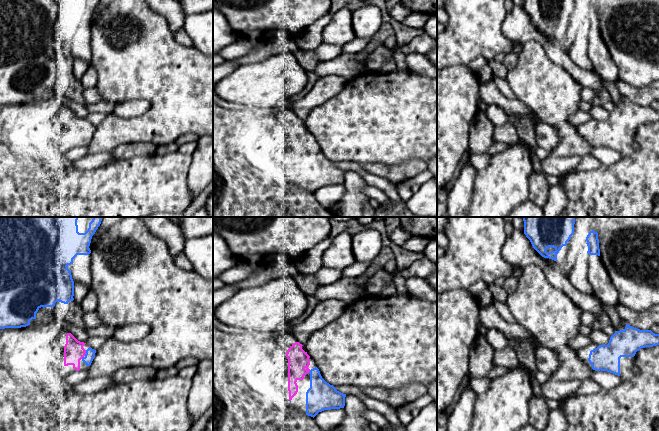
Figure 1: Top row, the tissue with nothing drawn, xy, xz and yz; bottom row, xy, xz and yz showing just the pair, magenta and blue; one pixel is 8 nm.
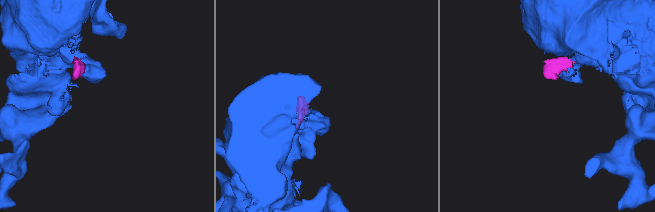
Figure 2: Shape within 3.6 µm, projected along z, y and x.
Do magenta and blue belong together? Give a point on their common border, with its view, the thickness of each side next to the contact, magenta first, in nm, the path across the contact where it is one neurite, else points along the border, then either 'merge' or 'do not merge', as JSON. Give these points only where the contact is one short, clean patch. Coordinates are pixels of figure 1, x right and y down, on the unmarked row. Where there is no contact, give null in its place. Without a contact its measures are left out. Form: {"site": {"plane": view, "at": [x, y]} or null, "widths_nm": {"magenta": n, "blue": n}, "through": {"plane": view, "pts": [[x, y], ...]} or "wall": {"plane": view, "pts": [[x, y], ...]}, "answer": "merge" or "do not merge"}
{"site": {"plane": "xy", "at": [85, 129]}, "widths_nm": {"magenta": 160, "blue": 80}, "through": {"plane": "xy", "pts": [[73, 126], [85, 129], [90, 129]]}, "answer": "merge"}

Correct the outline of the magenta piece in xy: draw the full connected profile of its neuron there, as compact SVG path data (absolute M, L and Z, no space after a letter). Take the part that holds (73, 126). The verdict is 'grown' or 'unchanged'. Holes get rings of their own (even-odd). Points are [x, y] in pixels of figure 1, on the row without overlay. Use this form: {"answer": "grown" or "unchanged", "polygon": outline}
{"answer": "grown", "polygon": "M71 109L66 110L66 120L64 122L64 142L72 141L76 147L80 146L80 137L82 136L86 142L90 142L96 126L89 123L87 126L83 124L86 119L78 117Z"}

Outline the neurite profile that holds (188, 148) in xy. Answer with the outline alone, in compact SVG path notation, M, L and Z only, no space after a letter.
M186 142L179 145L178 151L183 154L192 155L197 147L197 142Z

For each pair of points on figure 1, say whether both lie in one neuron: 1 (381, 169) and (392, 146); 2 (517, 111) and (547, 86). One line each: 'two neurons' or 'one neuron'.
1: two neurons
2: two neurons

